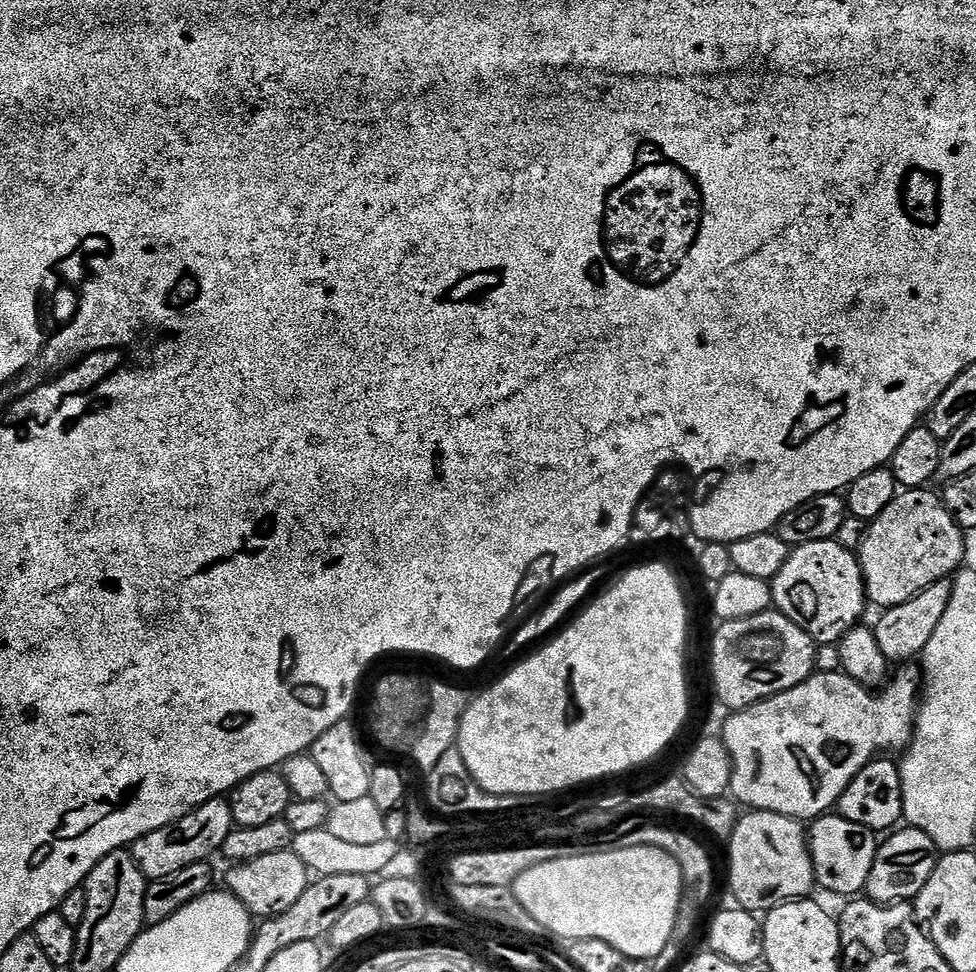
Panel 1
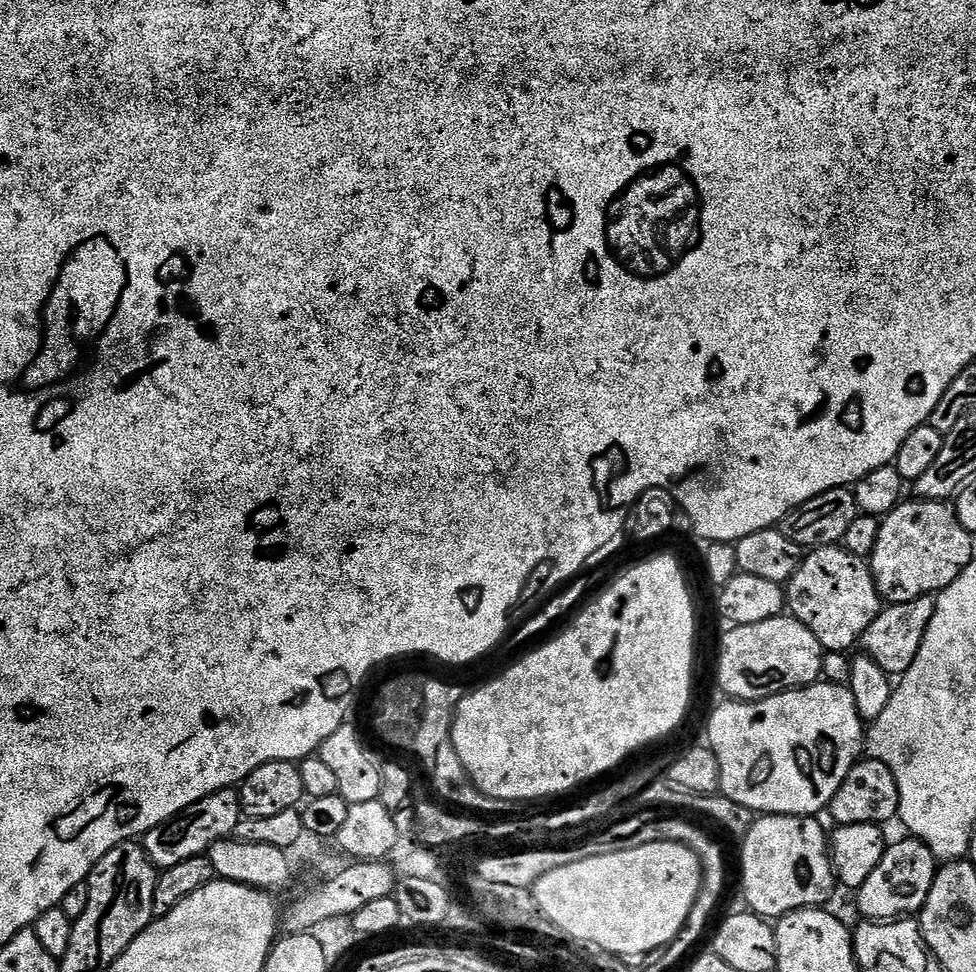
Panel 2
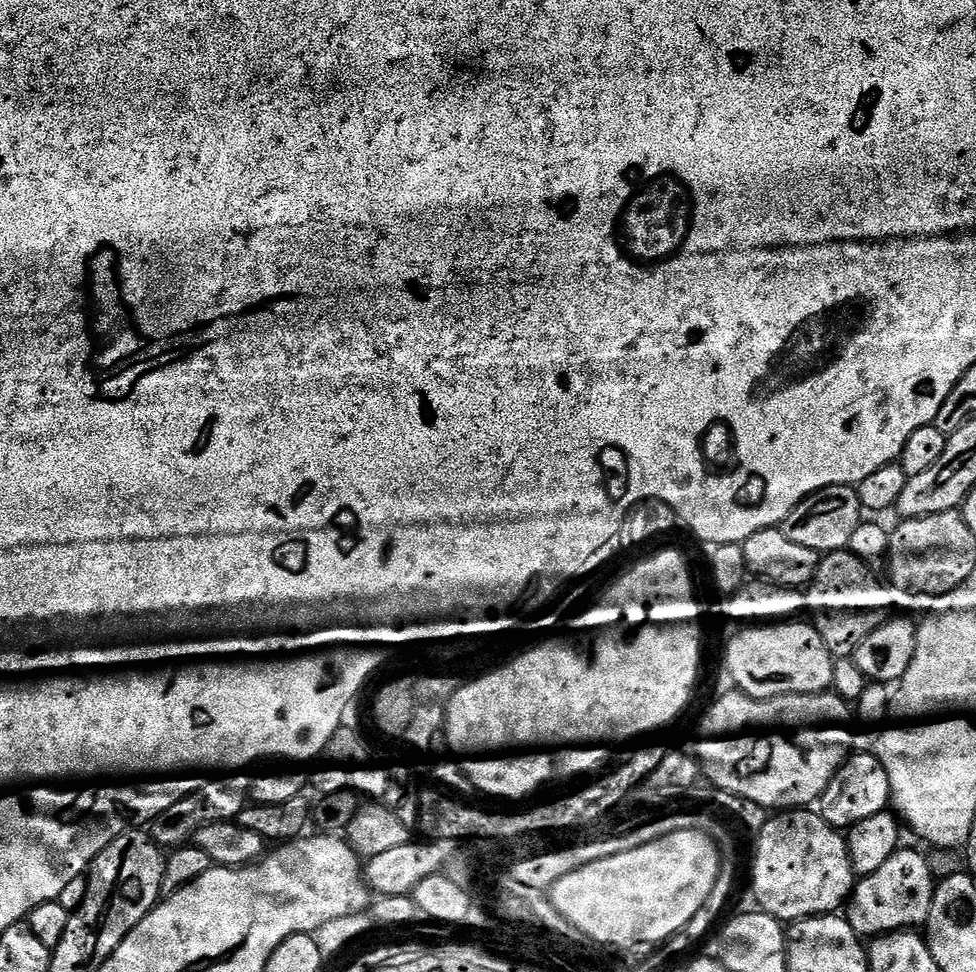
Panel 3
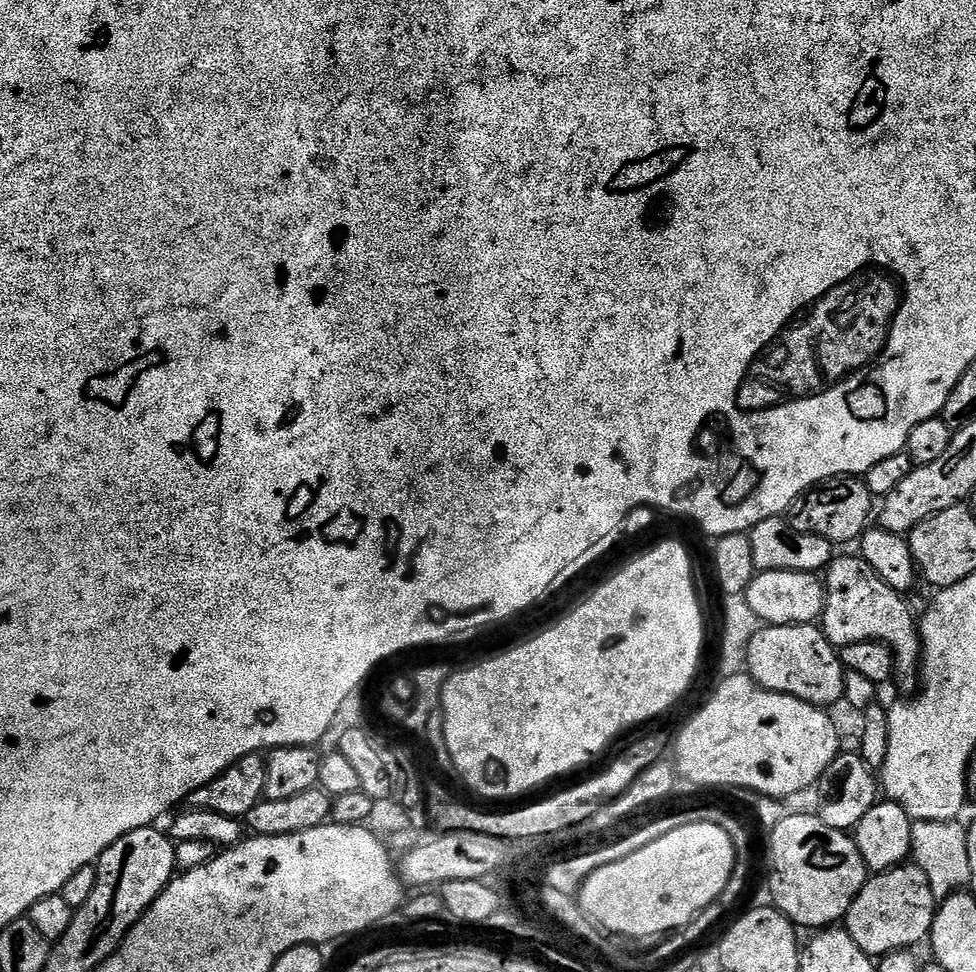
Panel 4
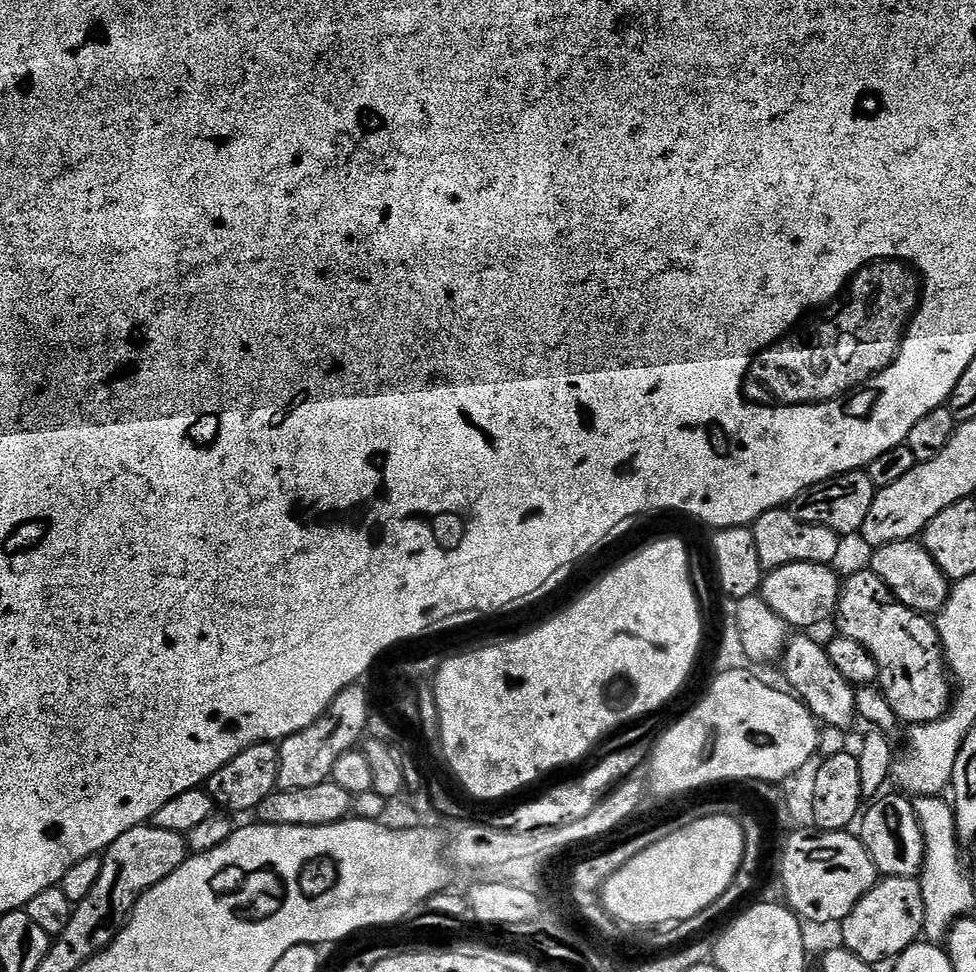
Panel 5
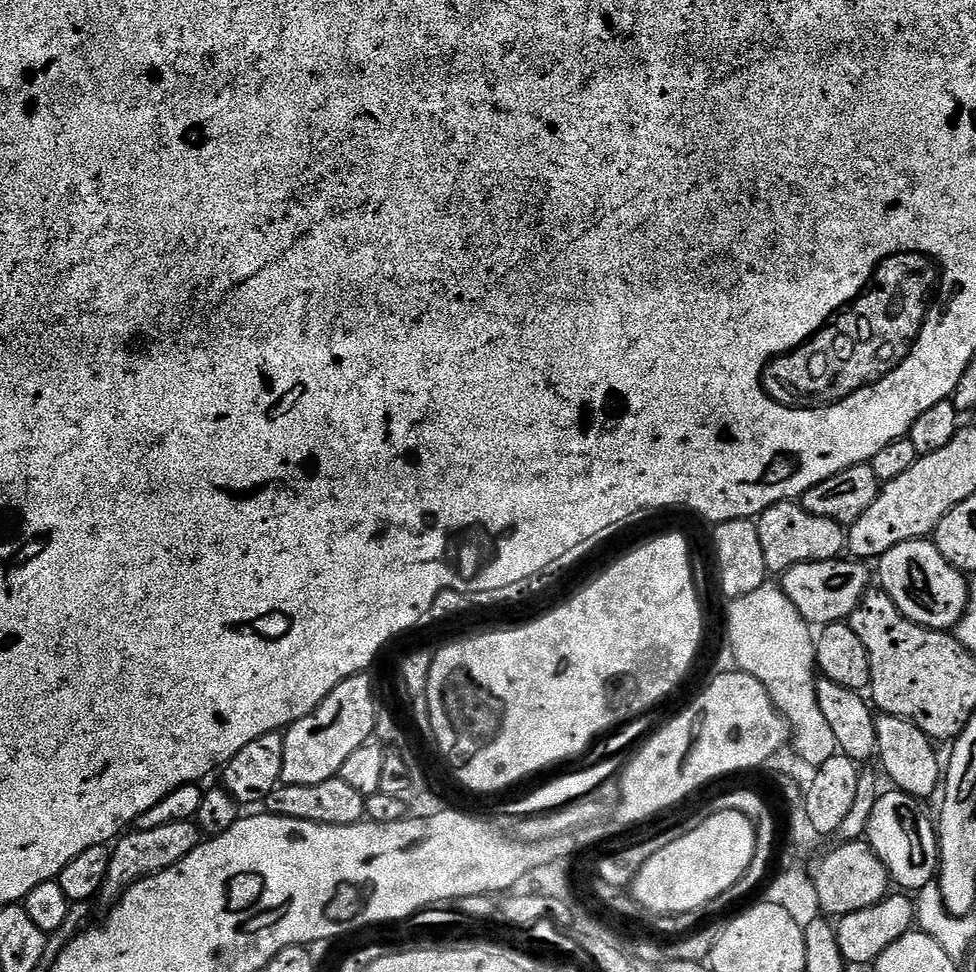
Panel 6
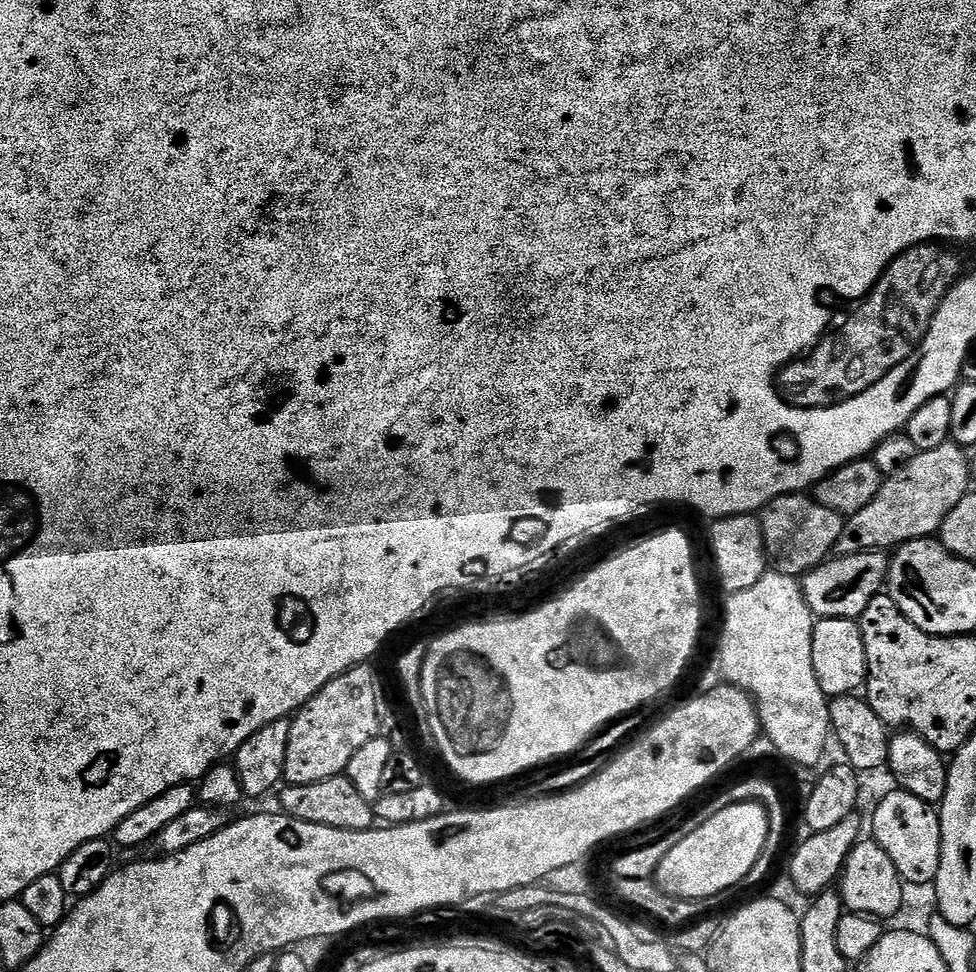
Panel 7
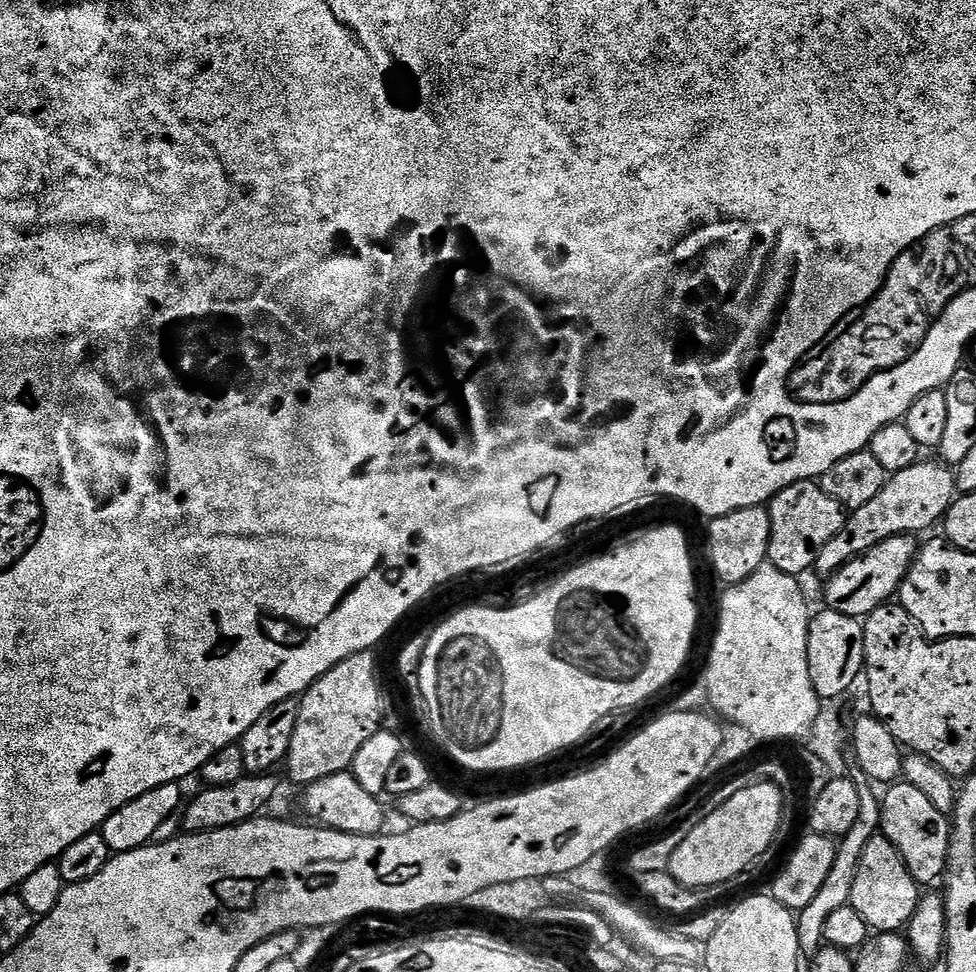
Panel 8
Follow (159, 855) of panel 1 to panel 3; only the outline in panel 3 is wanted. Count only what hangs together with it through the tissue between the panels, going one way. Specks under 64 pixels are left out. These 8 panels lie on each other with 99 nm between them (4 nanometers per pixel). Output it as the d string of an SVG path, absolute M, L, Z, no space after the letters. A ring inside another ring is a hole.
M237 770L219 778L209 779L201 783L197 792L182 798L174 806L170 806L170 810L166 810L158 819L153 820L150 825L150 835L165 850L182 848L195 837L200 825L213 824L216 820L235 821L242 814L242 810L249 807L251 799L252 776L243 771Z

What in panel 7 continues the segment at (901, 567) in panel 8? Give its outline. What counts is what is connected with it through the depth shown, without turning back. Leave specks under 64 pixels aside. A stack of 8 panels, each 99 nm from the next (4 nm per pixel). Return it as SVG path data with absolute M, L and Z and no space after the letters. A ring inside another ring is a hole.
M869 550L829 558L816 568L805 572L802 587L813 617L859 621L868 603L881 595L888 578L889 563L889 557L883 551Z

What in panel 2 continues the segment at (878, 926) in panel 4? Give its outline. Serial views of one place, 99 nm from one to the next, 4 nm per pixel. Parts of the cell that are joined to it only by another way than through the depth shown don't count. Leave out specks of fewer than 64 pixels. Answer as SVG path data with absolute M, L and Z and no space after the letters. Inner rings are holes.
M907 839L900 840L897 844L889 843L885 847L878 870L874 870L874 874L870 874L870 878L866 878L866 882L862 882L862 886L855 893L856 904L860 907L864 920L899 920L919 913L924 907L938 871L938 861L921 840Z

